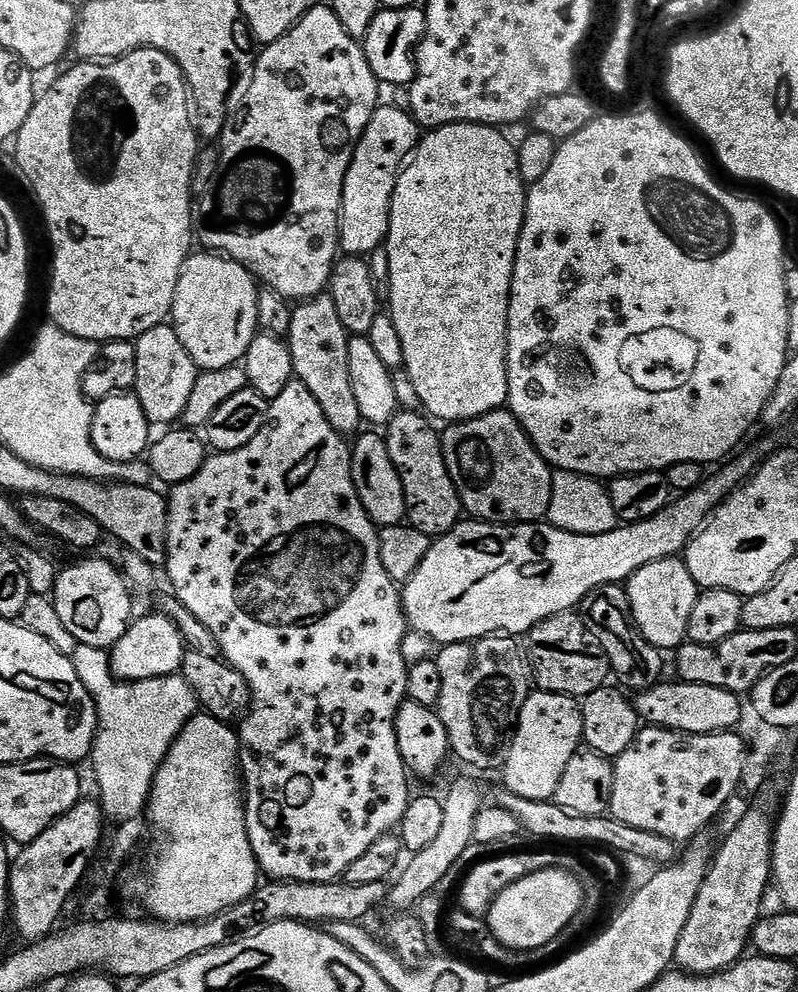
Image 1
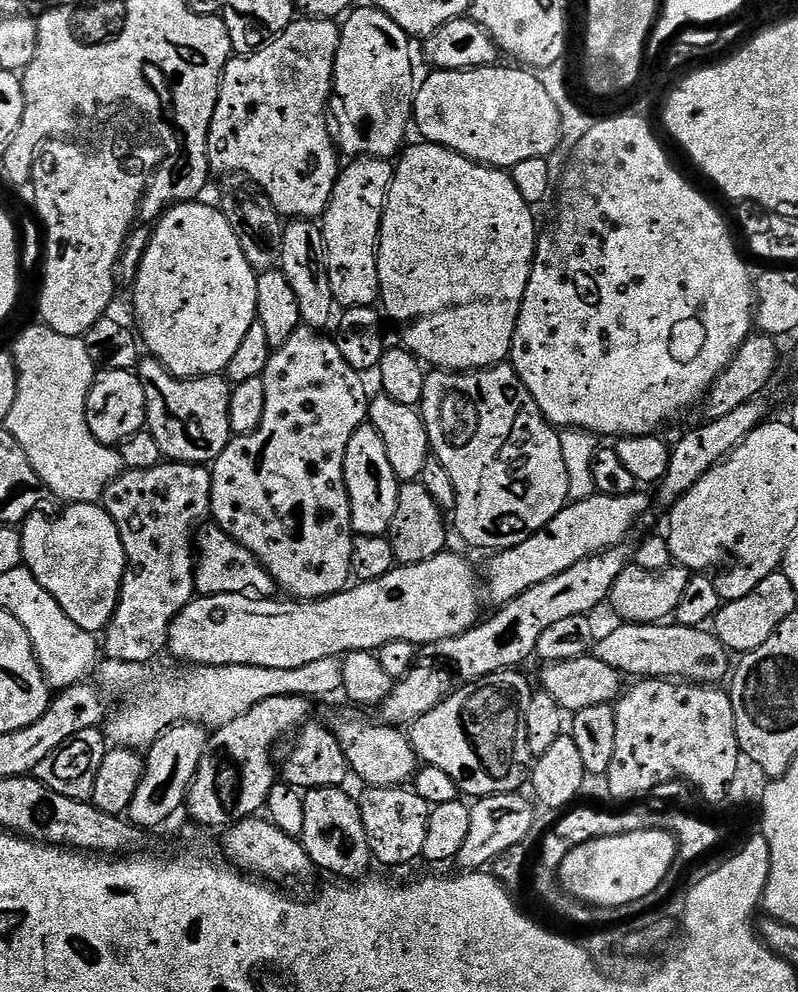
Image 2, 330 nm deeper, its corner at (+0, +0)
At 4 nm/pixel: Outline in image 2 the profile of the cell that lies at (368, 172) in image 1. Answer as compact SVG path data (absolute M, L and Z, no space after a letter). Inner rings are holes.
M362 156L345 163L336 180L328 209L323 214L330 290L341 309L370 308L379 301L380 223L384 217L384 203L388 200L393 171L391 159L380 160L376 156Z

